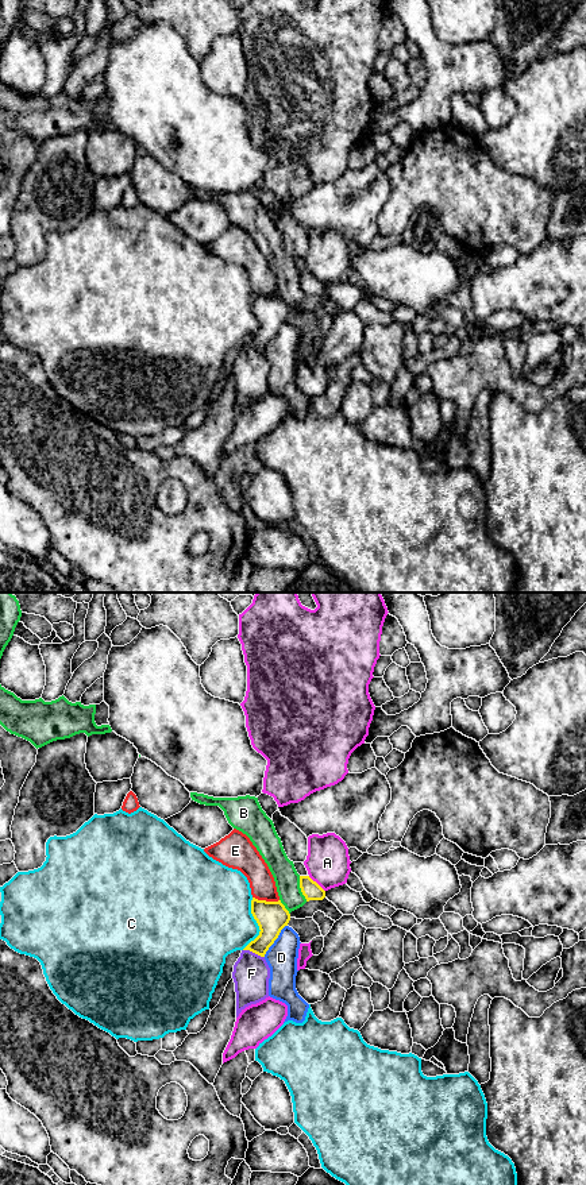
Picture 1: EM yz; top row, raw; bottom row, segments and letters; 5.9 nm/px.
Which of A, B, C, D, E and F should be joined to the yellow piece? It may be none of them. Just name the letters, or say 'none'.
none

